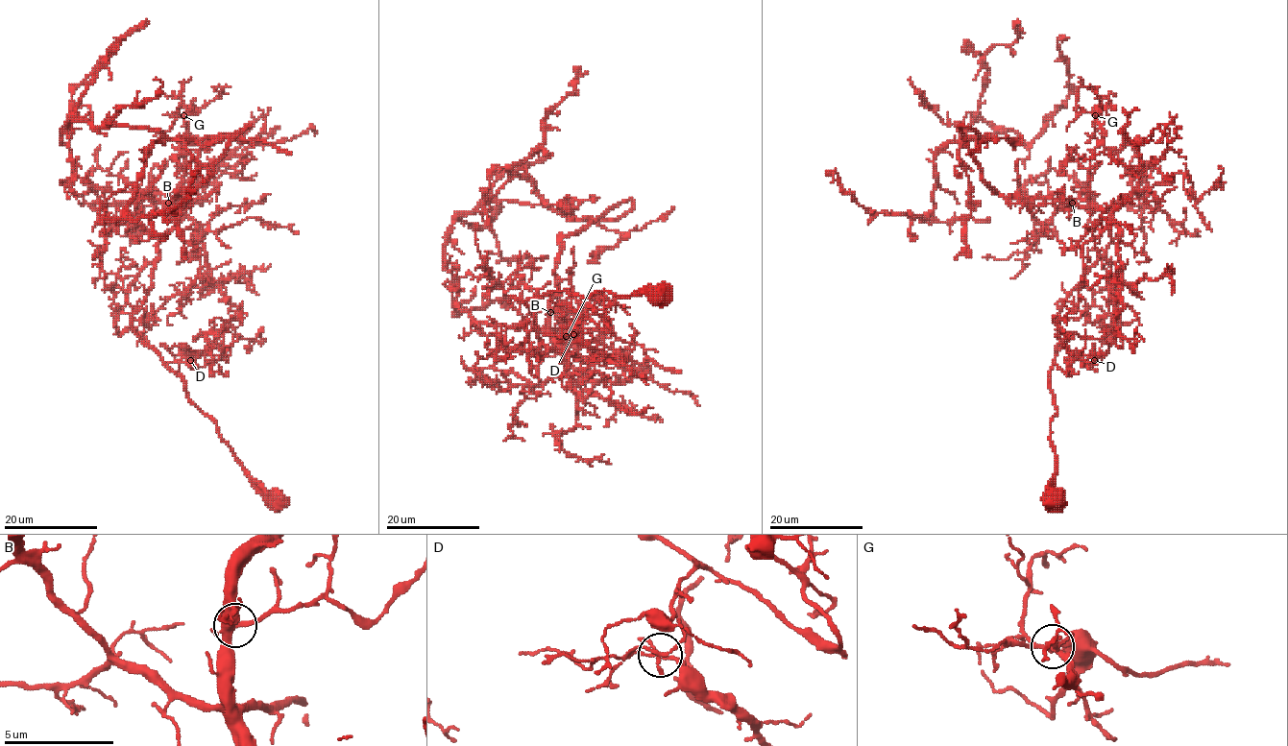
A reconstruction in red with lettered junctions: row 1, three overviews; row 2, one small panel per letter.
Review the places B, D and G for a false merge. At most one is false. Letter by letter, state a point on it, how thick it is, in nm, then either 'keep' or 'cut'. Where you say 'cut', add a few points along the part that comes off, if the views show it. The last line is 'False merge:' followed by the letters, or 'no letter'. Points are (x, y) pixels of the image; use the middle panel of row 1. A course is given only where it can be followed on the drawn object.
B: place (550, 312); calibre 320 nm; keep
D: place (573, 334); calibre 130 nm; cut; course (572, 335), (579, 330), (576, 322), (583, 316), (612, 332), (603, 319), (594, 312), (603, 308), (602, 296)
G: place (566, 336); calibre 240 nm; keep
False merge: D

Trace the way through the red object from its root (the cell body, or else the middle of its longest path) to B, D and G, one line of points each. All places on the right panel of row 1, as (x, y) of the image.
B: (1056, 501), (1051, 421), (1057, 407), (1049, 385), (1059, 342), (1056, 316), (1110, 242), (1110, 214), (1072, 203)
D: (1056, 501), (1049, 385), (1056, 316), (1110, 242), (1110, 218), (1123, 308), (1115, 341), (1094, 360)
G: (1056, 501), (1049, 385), (1056, 316), (1110, 242), (1110, 214), (1089, 198), (1090, 156), (1103, 139), (1095, 115)

